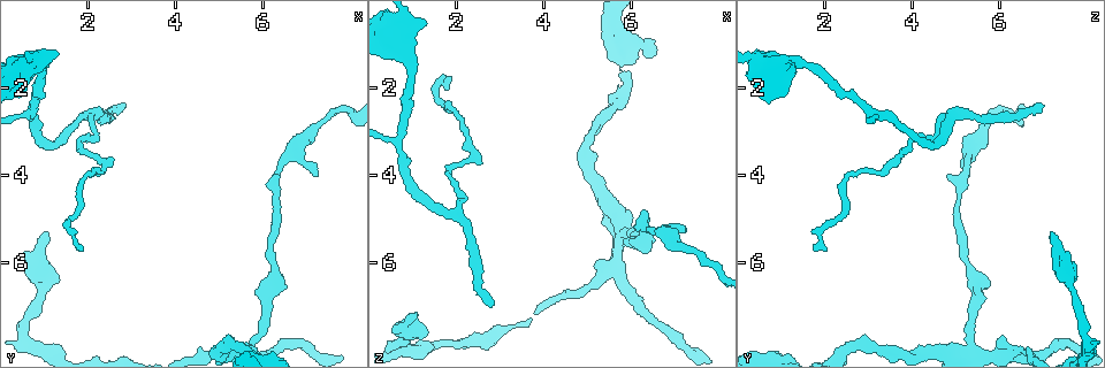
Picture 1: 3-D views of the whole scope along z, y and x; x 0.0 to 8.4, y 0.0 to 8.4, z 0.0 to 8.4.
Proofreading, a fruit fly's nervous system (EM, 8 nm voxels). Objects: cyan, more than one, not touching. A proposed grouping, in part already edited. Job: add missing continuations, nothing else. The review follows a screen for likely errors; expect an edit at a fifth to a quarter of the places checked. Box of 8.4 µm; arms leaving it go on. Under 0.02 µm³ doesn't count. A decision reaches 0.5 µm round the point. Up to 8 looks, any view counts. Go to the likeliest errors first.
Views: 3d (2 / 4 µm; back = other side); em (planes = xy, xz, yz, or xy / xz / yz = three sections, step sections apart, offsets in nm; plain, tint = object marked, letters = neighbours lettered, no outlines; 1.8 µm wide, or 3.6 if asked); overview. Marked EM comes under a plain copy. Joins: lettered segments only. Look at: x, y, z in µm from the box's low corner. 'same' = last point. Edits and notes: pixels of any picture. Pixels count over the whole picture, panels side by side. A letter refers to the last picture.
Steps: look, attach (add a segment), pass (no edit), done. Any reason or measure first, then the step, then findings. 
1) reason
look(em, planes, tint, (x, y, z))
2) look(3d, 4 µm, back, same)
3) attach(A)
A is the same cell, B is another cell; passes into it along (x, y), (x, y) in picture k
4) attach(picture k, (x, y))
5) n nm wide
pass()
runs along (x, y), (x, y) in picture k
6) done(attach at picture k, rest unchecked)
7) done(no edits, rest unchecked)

free end
look(3d, 4 µm, (1.05, 5.35, 7.15))

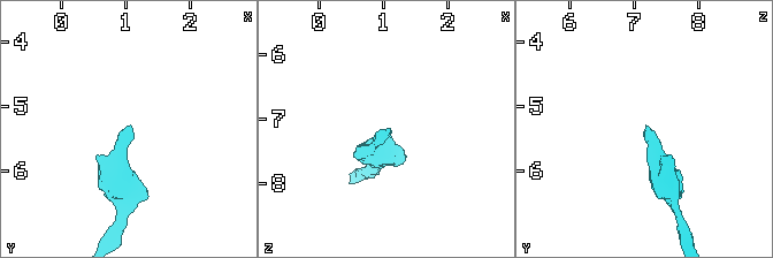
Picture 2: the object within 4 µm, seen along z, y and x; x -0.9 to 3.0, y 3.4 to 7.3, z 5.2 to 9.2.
look(em, planes, letters, (1.05, 5.30, 7.15))

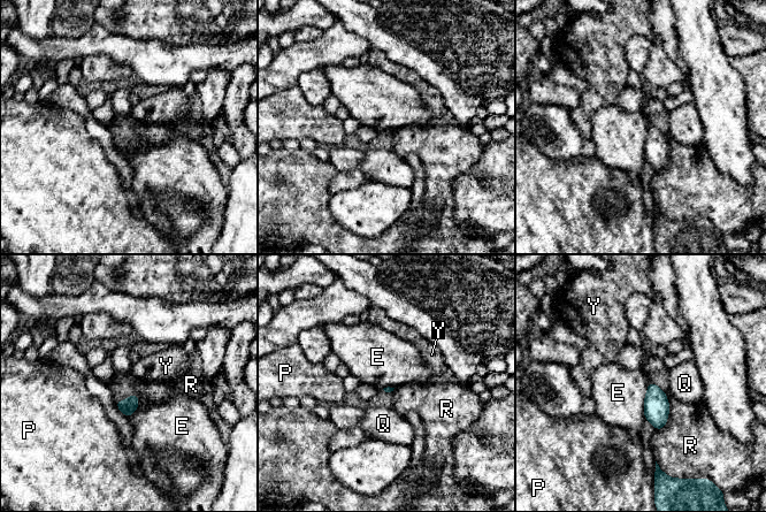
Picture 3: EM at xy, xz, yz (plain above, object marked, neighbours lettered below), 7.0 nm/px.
R touches over 280 nm
pass()
E, P, Q, R and Y are other cells; border along (138, 395), (131, 394), (115, 403) in picture 3; none of them fits

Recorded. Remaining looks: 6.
branch stops here
look(em, yz, step 8, tint, (2.75, 2.40, 6.95))

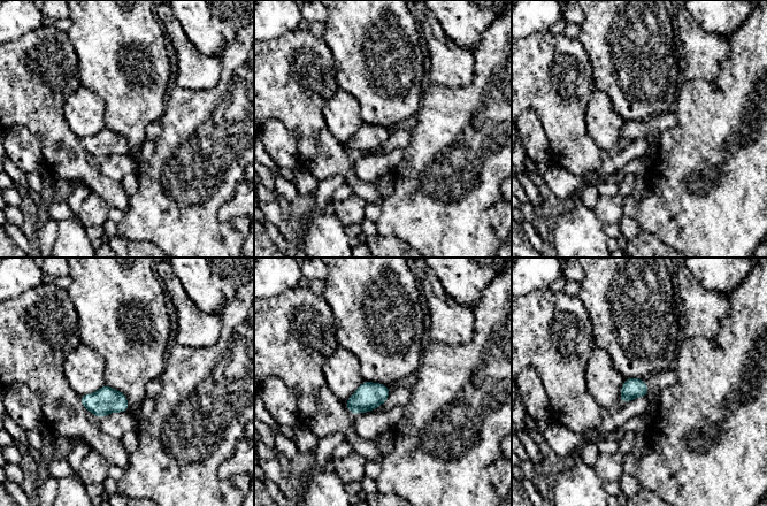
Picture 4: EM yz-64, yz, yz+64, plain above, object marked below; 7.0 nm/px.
look(em, planes, letters, same)

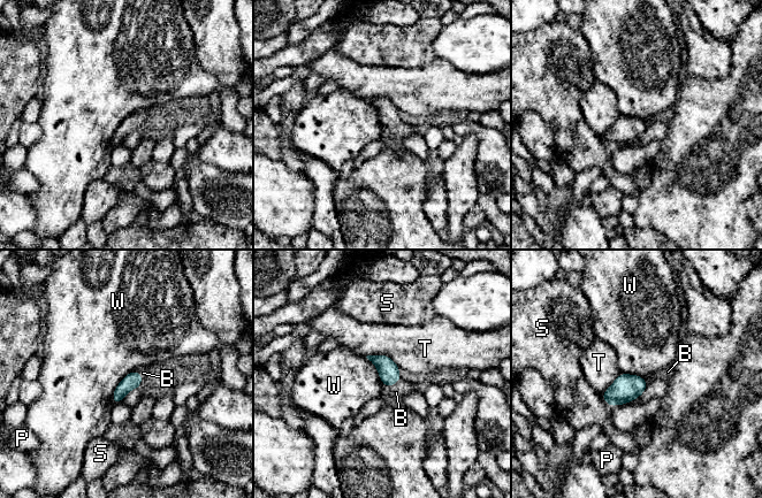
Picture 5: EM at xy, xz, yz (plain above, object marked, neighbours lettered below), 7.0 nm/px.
W touches over 280 nm
attach(B)
B is the same cell, P, S, T and W are other cells; it goes on there

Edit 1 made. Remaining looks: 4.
an open end
look(3d, 4 µm, (5.20, 7.65, 6.05))

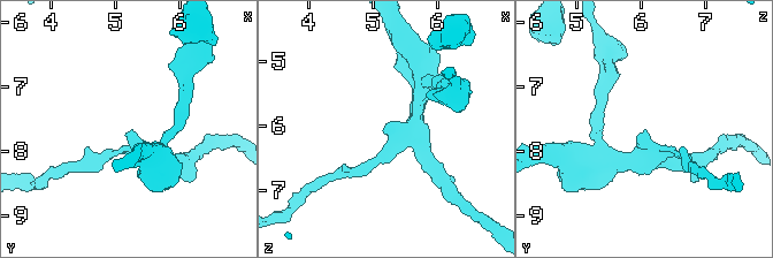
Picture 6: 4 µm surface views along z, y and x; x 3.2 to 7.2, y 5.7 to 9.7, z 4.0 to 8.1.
look(em, yz, step 4, tint, (5.25, 7.65, 6.10))

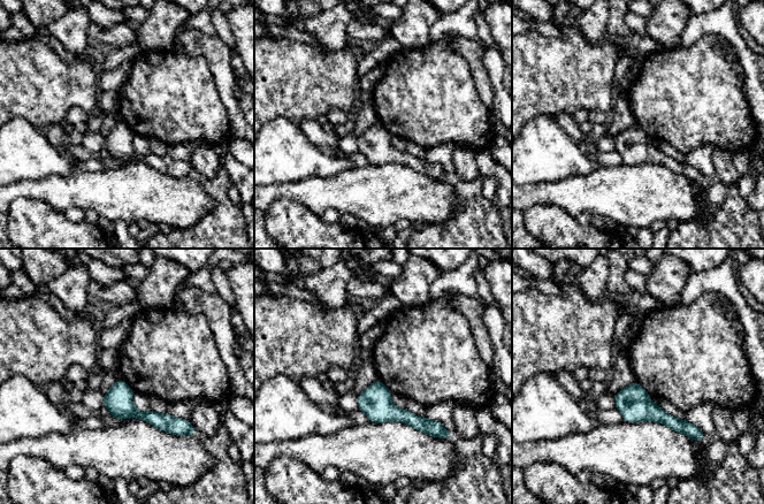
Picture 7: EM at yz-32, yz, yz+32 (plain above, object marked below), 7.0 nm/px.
another direction
look(em, planes, letters, same)

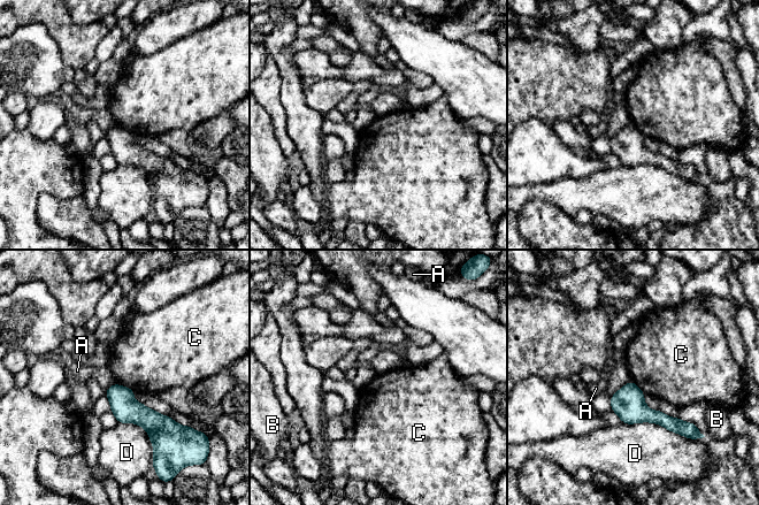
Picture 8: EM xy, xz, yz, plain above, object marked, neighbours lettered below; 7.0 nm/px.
170 nm wide
pass()
A, B, C and D are other cells; no lettered segment goes on from it

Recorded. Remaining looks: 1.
done(attach at picture 5, rest unchecked)

